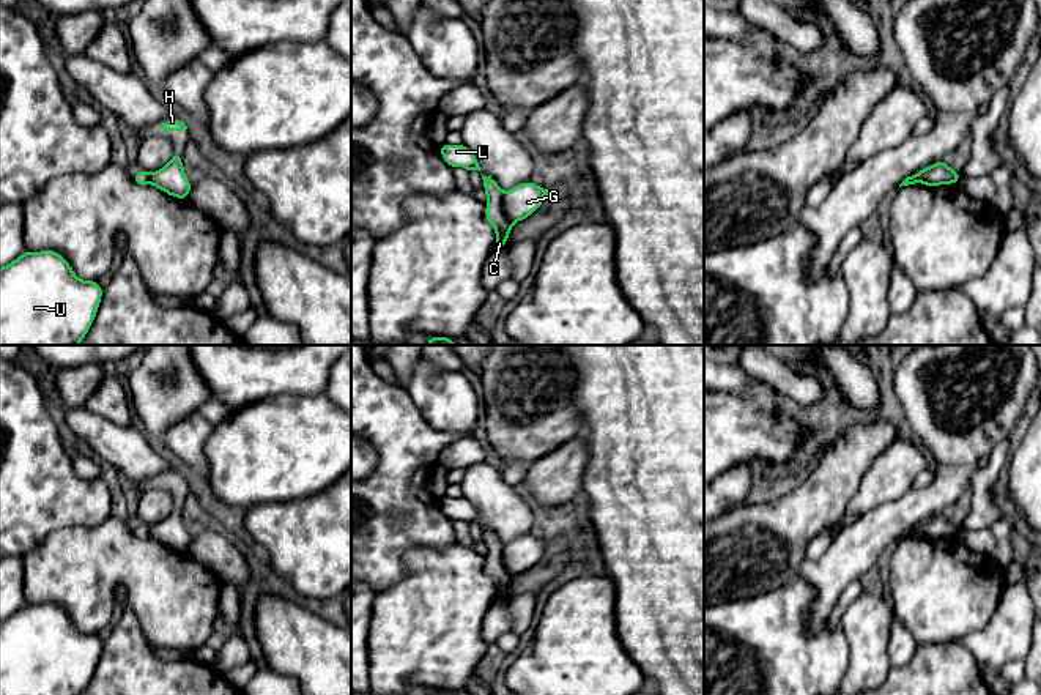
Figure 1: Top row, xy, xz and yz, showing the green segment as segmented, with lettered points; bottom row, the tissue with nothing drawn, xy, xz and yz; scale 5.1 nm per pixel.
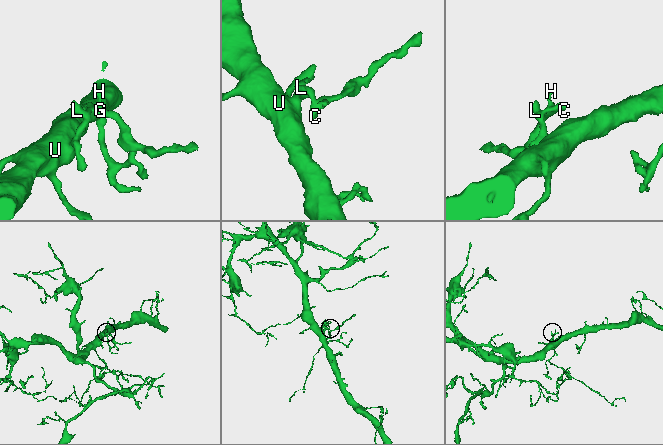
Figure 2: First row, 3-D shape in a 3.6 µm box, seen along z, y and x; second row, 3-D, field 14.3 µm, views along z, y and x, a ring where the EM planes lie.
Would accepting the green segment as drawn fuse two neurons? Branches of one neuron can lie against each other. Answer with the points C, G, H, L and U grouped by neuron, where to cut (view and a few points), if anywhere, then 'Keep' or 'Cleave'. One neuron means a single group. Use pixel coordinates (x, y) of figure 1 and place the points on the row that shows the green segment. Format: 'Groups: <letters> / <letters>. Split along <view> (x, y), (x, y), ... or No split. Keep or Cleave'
Groups: C L U / G H. Split along xz (503, 193), (503, 210), (512, 222). Cleave

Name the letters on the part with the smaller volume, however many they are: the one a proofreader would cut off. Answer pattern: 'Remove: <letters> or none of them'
Remove: G, H

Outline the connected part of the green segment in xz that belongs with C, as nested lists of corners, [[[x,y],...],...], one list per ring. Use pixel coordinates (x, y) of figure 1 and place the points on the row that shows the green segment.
[[[482,175],[482,180],[483,191],[487,194],[485,219],[493,225],[496,232],[495,249],[506,247],[513,222],[507,217],[502,206],[504,192],[495,178]]]

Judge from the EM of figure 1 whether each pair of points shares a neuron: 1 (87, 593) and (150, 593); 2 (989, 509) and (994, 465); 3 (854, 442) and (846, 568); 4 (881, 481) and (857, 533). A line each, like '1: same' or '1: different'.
1: same
2: same
3: different
4: different

